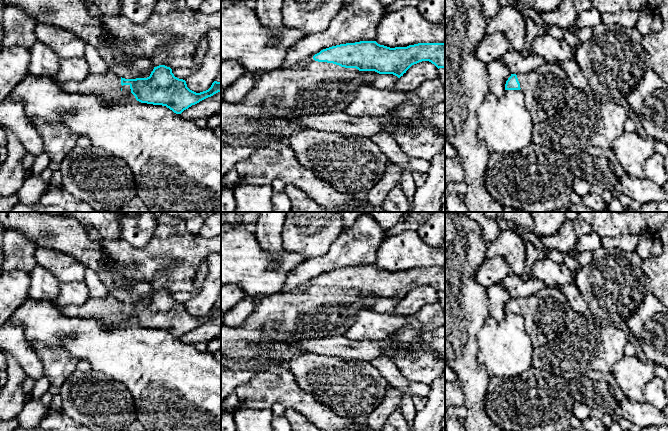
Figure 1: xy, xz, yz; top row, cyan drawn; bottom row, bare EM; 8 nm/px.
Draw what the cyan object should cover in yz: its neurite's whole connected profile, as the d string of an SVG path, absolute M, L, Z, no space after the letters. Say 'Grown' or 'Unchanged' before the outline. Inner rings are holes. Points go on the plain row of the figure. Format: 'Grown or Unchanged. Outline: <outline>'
Grown. Outline: M547 287L527 298L511 298L505 314L522 315L534 348L561 334L576 315L561 289L555 287Z

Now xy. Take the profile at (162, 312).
Grown. Outline: M165 289L154 291L147 302L125 303L109 294L103 298L89 298L83 305L69 305L61 308L66 316L87 319L89 317L98 318L109 325L118 325L125 317L132 317L136 324L141 327L166 330L176 338L181 338L184 334L200 325L221 316L221 305L214 305L211 311L203 316L196 317L187 311L186 305L174 300L172 293Z

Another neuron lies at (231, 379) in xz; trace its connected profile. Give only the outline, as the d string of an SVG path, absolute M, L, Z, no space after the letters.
M275 348L264 350L265 356L261 359L260 367L256 370L236 370L221 363L221 404L227 396L234 393L239 386L248 382L255 374L282 365L283 359L280 352L281 349Z

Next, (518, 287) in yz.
M508 275L500 284L507 290L512 298L527 298L542 289L547 288L540 280L535 277L525 279L522 276Z

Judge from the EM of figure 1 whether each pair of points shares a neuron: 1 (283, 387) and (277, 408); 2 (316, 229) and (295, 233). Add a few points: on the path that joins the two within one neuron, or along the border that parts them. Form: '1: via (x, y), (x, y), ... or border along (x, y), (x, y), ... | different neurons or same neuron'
1: border along (270, 407), (275, 403), (280, 403), (286, 408) | different neurons
2: via (311, 229), (300, 233) | same neuron

